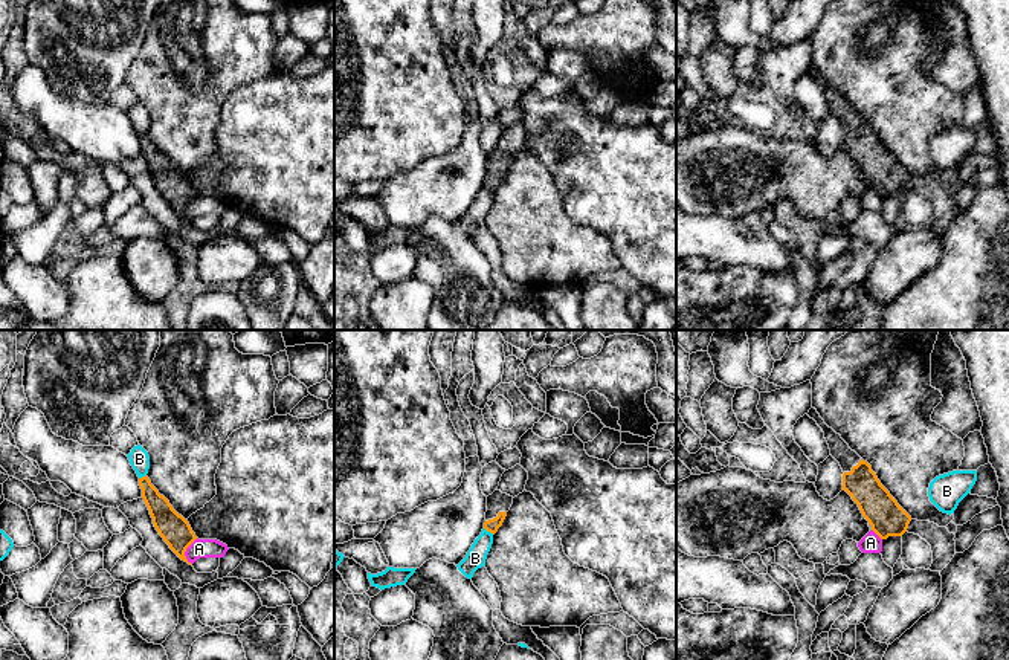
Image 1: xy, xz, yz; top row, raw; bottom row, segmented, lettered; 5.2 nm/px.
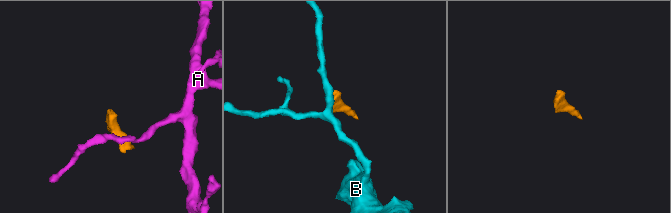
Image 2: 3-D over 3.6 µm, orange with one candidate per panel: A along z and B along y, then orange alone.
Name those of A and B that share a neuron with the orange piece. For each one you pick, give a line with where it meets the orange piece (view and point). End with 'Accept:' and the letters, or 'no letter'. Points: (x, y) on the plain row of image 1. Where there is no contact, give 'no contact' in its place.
Accept: no letter

